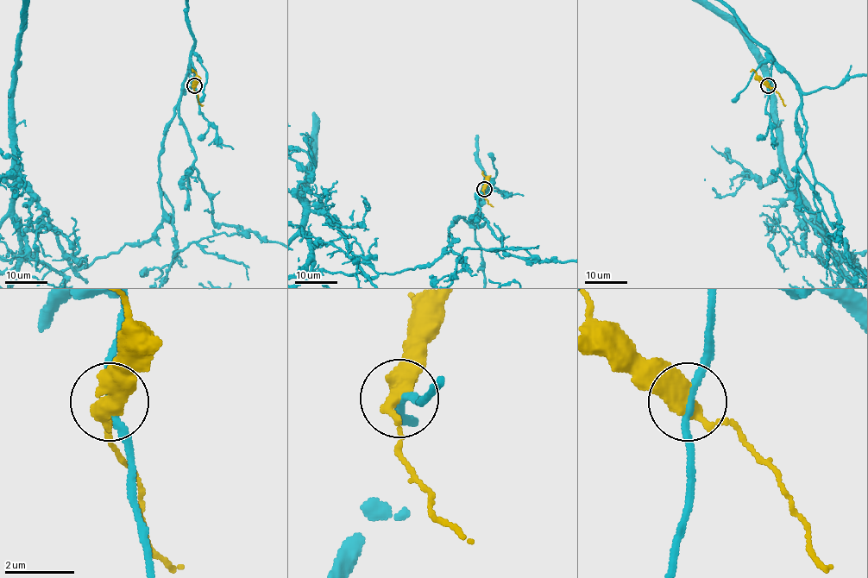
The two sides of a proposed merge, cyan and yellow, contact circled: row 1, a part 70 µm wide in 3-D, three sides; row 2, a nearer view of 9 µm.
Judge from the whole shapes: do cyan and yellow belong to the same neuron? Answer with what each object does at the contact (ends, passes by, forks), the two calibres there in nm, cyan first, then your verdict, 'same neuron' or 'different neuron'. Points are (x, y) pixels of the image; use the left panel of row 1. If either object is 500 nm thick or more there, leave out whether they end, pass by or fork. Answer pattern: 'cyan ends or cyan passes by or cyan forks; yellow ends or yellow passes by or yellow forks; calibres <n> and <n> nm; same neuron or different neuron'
calibres 200 and 500 nm; different neuron

